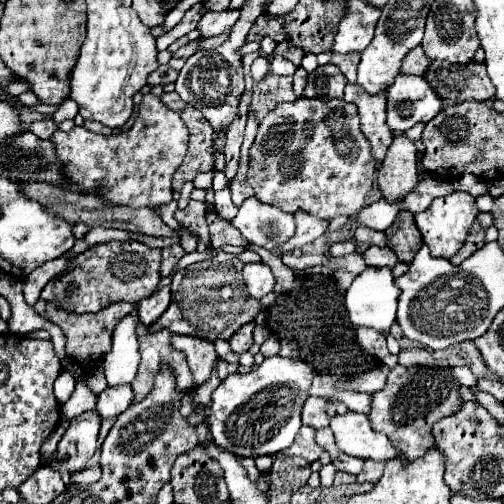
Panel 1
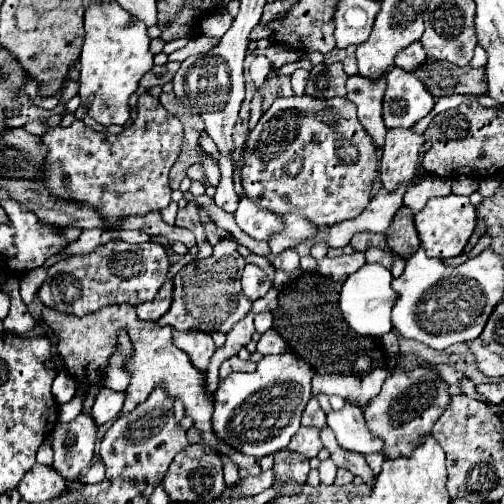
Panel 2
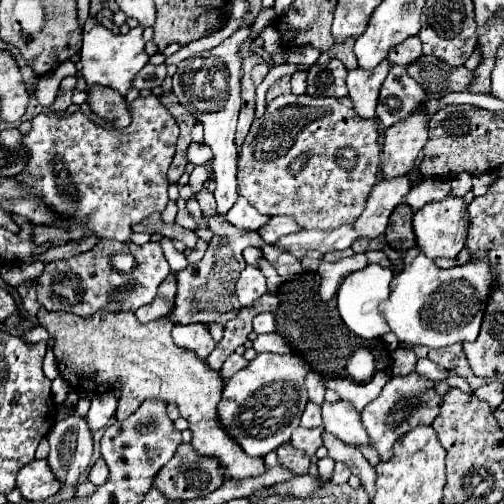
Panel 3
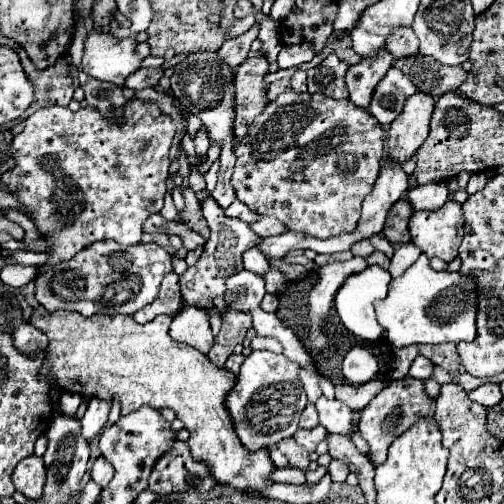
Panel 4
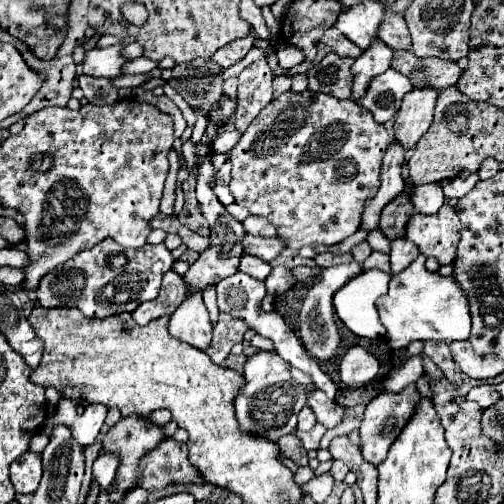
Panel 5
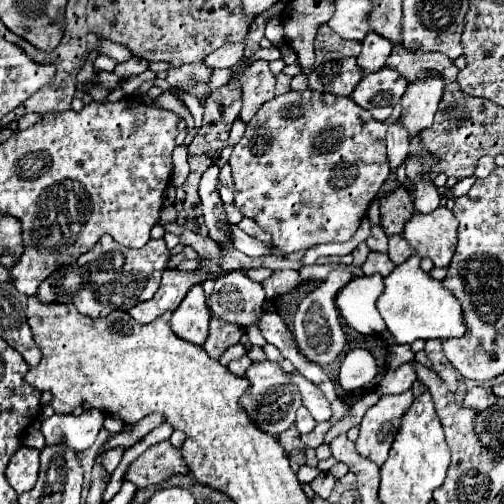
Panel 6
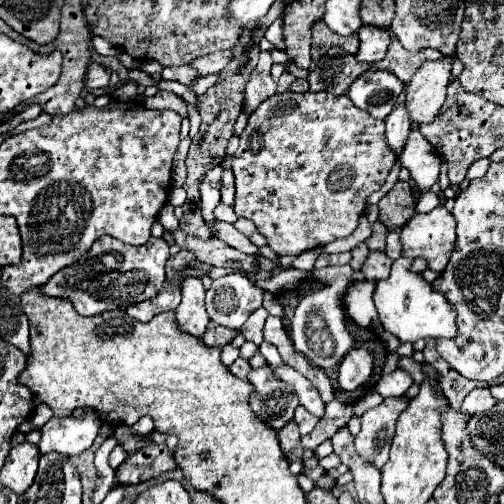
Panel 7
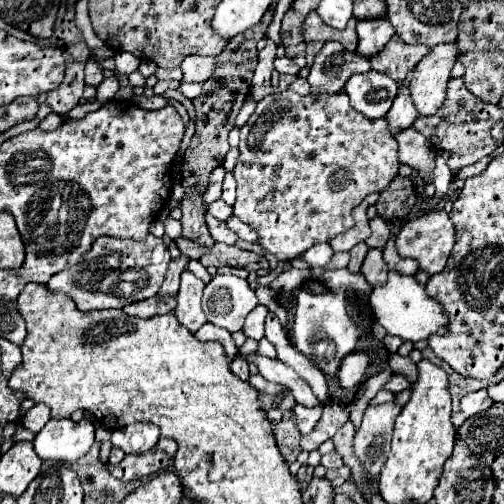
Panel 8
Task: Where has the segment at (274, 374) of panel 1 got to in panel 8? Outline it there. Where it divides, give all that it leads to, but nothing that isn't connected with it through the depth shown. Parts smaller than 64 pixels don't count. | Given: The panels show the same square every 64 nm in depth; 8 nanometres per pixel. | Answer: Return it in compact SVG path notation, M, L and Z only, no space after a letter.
M252 374L248 378L248 382L258 390L260 406L270 422L278 424L286 416L286 412L294 410L296 400L294 400L292 392L288 392L282 384L274 384L260 374Z

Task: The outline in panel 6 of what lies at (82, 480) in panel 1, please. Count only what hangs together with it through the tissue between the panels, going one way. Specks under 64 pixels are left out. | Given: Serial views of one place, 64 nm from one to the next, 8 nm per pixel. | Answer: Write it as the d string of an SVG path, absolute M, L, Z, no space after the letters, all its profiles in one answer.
M122 446L106 450L106 452L102 454L102 460L100 460L102 468L104 468L108 474L112 474L112 472L116 470L116 466L120 464L120 460L122 460L122 454L124 454L124 448L122 448Z

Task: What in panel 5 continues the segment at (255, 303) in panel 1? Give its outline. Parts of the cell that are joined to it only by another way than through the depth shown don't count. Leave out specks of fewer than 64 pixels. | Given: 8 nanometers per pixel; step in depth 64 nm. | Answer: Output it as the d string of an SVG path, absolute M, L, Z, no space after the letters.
M202 156L202 160L200 160L200 176L198 176L198 184L196 184L196 196L198 196L202 214L204 214L204 218L210 224L212 234L210 234L210 246L200 254L200 258L182 276L190 294L202 292L206 286L216 286L222 278L228 278L228 276L236 274L238 272L238 266L240 266L240 256L244 252L242 250L242 240L246 236L246 230L244 230L242 222L238 222L236 218L232 218L226 212L226 208L216 200L216 194L210 188L210 178L212 176L214 176L214 166L210 162L210 156Z

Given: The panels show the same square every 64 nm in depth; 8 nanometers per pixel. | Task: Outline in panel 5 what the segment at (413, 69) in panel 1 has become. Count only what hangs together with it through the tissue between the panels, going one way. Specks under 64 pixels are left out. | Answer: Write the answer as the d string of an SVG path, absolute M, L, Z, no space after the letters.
M384 16L384 28L380 28L380 40L392 50L410 50L412 38L402 16Z

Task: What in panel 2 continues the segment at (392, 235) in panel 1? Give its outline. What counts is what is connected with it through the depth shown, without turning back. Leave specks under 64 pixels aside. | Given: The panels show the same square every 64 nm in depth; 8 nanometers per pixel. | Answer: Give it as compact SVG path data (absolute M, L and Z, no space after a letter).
M400 208L386 230L388 248L402 258L410 258L420 248L420 236L414 226L414 212L410 208Z

